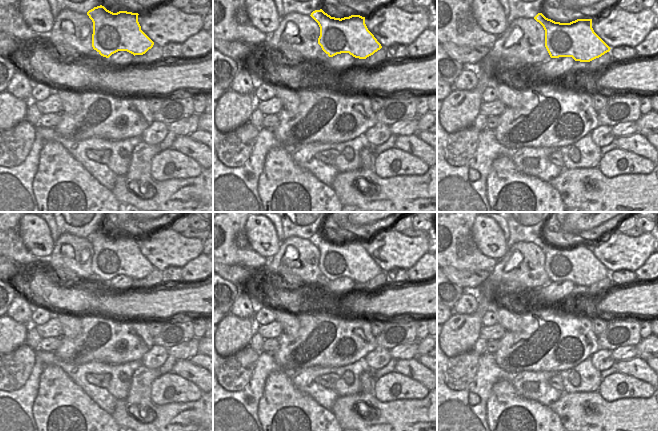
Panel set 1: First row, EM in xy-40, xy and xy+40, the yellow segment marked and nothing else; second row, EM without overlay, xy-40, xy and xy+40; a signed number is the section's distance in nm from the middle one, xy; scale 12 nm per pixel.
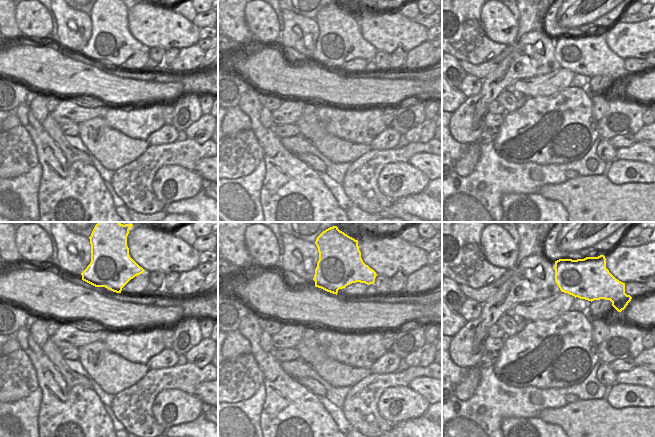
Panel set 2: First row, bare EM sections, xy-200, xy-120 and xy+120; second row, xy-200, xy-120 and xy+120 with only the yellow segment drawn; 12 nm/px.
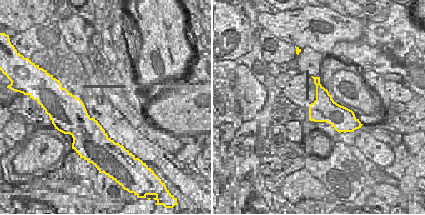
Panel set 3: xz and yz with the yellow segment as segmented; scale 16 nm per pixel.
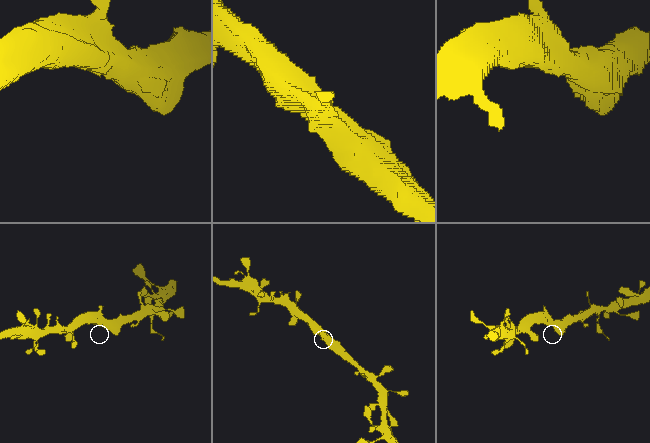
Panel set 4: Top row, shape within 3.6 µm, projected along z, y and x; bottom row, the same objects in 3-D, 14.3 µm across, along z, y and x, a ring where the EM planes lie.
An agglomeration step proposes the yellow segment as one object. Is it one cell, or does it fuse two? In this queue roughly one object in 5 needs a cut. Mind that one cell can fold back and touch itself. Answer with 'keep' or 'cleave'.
keep

